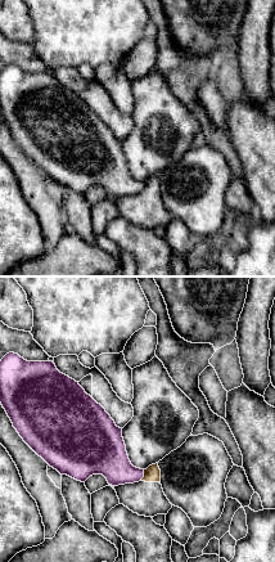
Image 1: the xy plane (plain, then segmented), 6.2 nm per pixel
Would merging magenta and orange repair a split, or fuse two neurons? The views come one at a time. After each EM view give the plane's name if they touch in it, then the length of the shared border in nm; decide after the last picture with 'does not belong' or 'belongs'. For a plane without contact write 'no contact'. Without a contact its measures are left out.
meets magenta in xy; contact 80 nm long

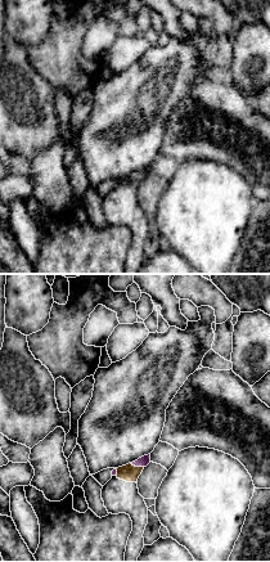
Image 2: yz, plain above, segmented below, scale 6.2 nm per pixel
meets magenta in yz; contact 90 nm long

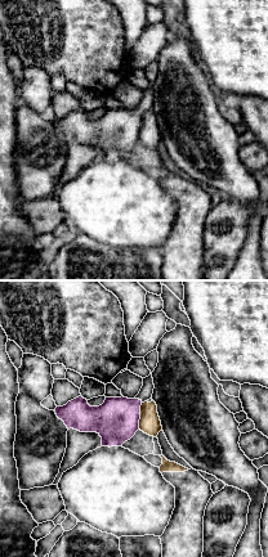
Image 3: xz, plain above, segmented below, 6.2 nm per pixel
meets magenta in xz; contact 170 nm long

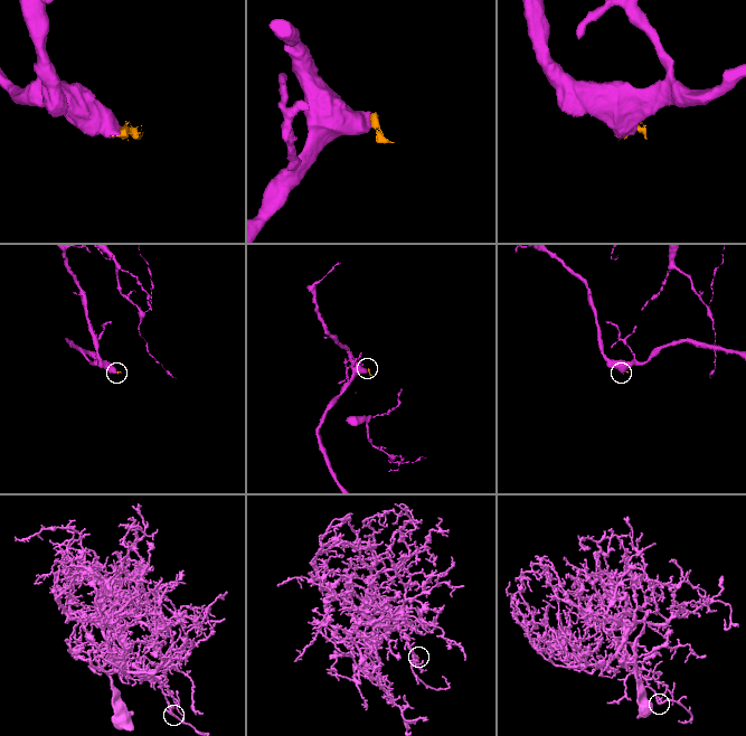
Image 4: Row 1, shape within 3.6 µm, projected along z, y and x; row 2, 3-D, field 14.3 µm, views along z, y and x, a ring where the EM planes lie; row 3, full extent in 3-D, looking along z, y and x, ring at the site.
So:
does not belong

